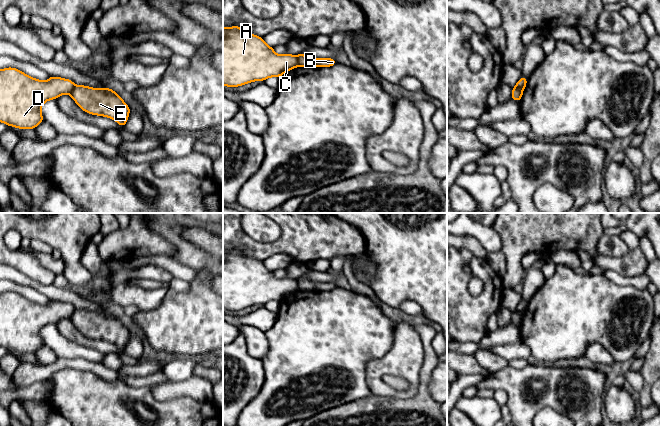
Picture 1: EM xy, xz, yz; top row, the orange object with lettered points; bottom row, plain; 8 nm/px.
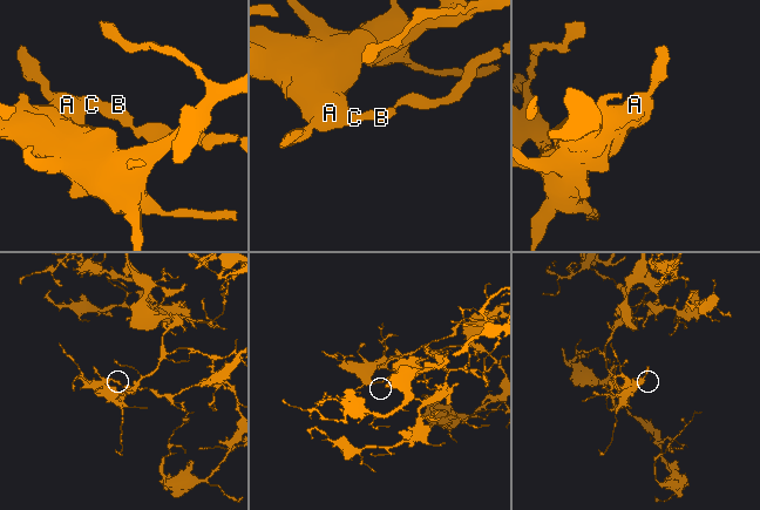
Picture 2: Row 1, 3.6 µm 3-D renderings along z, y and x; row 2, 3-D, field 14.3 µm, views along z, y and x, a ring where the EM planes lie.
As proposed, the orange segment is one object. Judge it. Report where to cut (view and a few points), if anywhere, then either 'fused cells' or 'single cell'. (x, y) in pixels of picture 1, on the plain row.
cut in xz along (296, 280), (299, 289); fused cells

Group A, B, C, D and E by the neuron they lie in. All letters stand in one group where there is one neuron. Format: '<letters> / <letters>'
A C D / B E

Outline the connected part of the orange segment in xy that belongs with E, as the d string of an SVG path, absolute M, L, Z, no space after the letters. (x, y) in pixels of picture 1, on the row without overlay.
M84 309L75 310L70 317L75 327L85 336L105 340L125 351L130 338L130 331L116 315L104 310L103 313Z

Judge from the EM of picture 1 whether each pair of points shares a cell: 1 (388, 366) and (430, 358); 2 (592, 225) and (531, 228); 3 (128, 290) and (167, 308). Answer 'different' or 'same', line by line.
1: different
2: same
3: different

